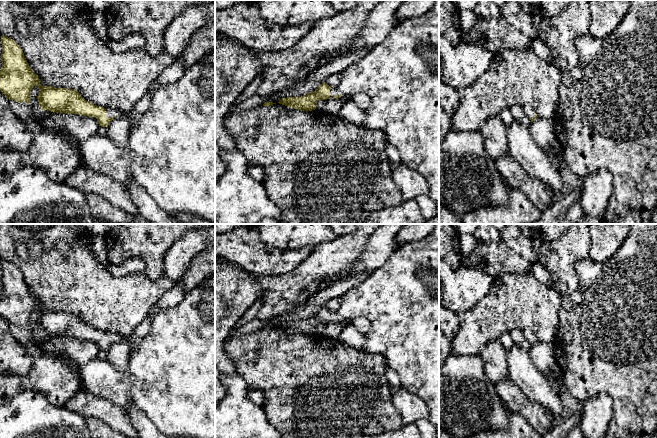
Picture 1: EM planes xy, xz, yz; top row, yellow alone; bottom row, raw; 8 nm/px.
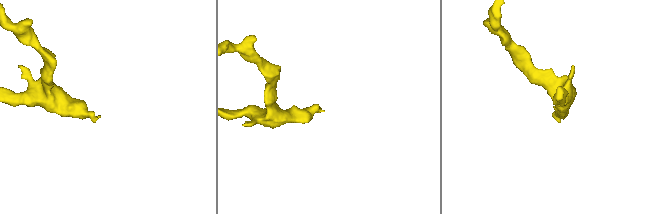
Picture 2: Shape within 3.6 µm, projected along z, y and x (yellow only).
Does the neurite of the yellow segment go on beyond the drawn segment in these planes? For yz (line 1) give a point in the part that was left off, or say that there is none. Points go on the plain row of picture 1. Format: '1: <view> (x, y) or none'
1: yz (528, 334)

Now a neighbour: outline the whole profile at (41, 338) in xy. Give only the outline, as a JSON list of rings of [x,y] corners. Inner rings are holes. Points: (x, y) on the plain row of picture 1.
[[[34,310],[31,314],[31,332],[33,338],[39,342],[39,343],[44,343],[45,341],[49,340],[53,336],[47,335],[47,334],[41,334],[40,329],[37,323],[37,320],[40,316],[40,313],[37,310]]]

